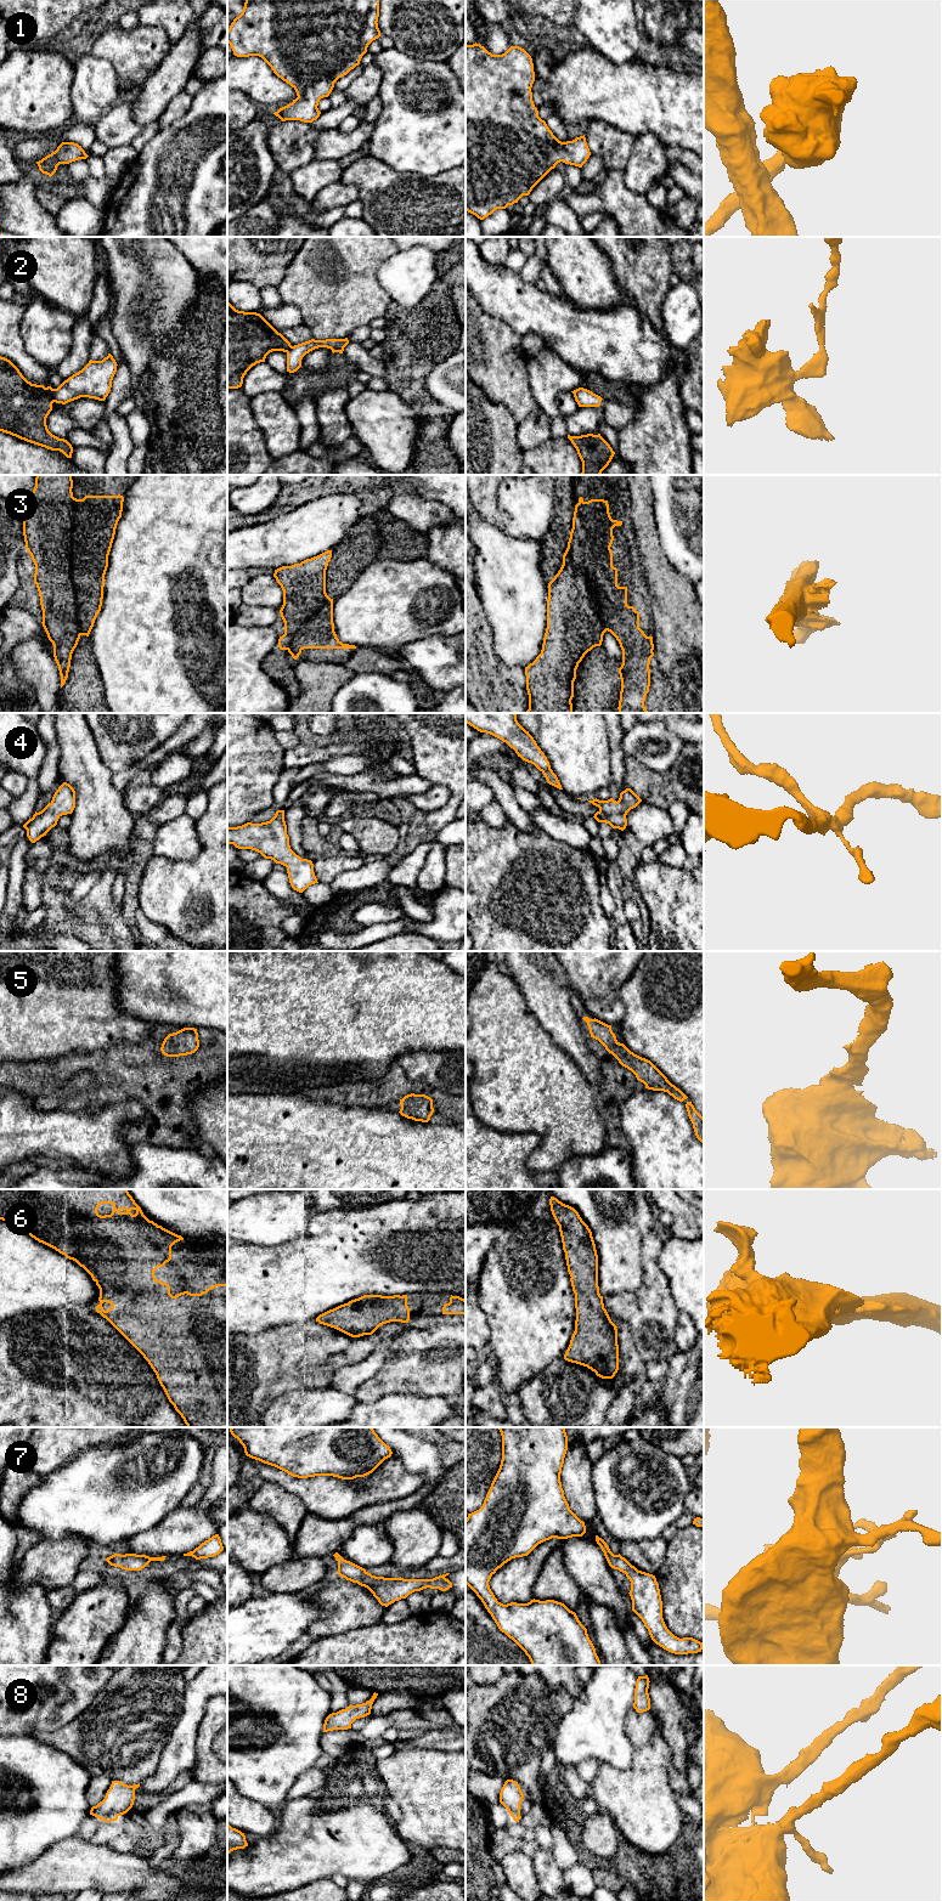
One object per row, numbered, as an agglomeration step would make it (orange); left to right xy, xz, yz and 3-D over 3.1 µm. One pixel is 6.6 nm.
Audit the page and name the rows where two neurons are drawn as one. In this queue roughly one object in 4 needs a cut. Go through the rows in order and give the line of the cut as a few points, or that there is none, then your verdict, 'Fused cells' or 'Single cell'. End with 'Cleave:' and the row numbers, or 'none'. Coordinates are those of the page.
1: No split. Single cell
2: Split along xy (54, 389), (52, 401). Fused cells
3: Split along xy (72, 497), (71, 581), (74, 593), (75, 618), (80, 634). Fused cells
4: No split. Single cell
5: No split. Single cell
6: No split. Single cell
7: No split. Single cell
8: No split. Single cell
Cleave: 2, 3

